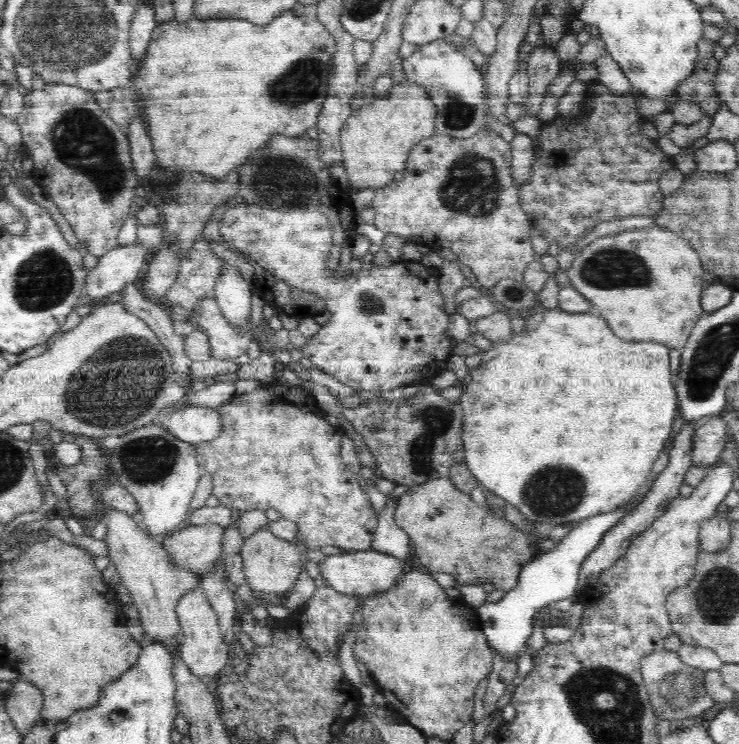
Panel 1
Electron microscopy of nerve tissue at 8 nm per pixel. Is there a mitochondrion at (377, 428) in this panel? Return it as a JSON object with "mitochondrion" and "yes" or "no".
{"mitochondrion":"yes"}

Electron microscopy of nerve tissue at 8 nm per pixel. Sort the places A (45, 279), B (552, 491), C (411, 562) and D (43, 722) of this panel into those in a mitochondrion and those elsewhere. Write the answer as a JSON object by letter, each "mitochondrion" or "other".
{"A":"mitochondrion","B":"mitochondrion","C":"other","D":"other"}

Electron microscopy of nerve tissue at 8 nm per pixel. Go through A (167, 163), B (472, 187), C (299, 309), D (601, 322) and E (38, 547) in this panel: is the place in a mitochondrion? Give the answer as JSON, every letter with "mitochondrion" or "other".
{"A":"other","B":"mitochondrion","C":"other","D":"other","E":"other"}

